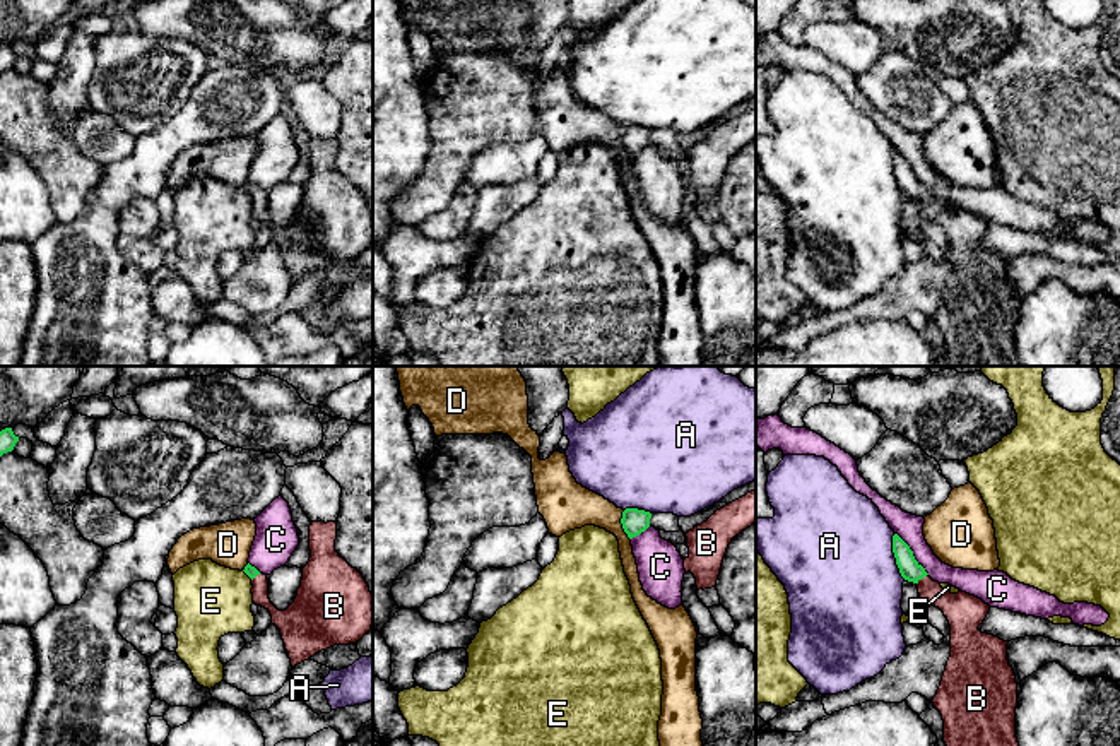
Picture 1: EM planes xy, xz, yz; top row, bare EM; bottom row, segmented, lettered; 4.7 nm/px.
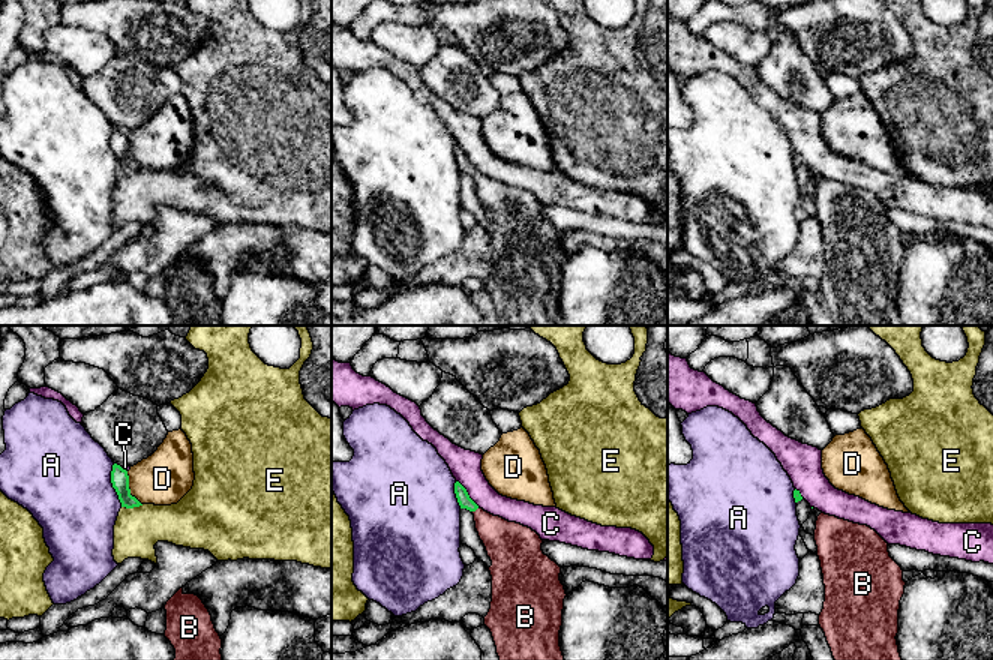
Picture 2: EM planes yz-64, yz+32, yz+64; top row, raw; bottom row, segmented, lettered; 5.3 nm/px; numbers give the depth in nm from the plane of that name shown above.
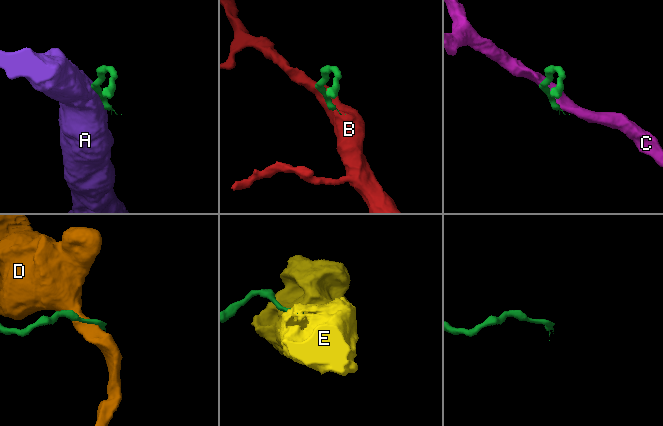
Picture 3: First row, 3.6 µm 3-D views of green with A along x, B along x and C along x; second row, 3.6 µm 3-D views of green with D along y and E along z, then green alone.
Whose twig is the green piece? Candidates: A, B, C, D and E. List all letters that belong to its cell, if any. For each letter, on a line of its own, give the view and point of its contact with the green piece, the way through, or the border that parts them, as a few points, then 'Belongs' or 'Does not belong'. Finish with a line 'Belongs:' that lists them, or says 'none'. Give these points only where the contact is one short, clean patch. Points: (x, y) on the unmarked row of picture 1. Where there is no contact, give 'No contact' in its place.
A: Touches green at yz (895, 173). Does not belong
B: Touches green at yz (922, 194). Path across: yz (910, 187), (922, 194), (944, 218), (963, 228). Belongs
C: Touches green at yz (912, 170). Boundary: yz (895, 149), (929, 190). Does not belong
D: Touches green at xz (623, 142). Boundary: xz (623, 127), (623, 148), (630, 156). Does not belong
E: Touches green at xy (247, 190). Boundary: xy (241, 187), (252, 195). Does not belong
Belongs: B

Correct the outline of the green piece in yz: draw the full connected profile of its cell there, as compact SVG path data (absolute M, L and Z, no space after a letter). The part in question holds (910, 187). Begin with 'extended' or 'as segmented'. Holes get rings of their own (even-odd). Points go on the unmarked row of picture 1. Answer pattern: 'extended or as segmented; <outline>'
extended; M898 151L893 152L893 169L901 193L913 198L923 221L939 224L951 243L951 274L932 317L944 337L947 366L1021 366L1009 258L978 246L990 222L966 209L944 207Z

